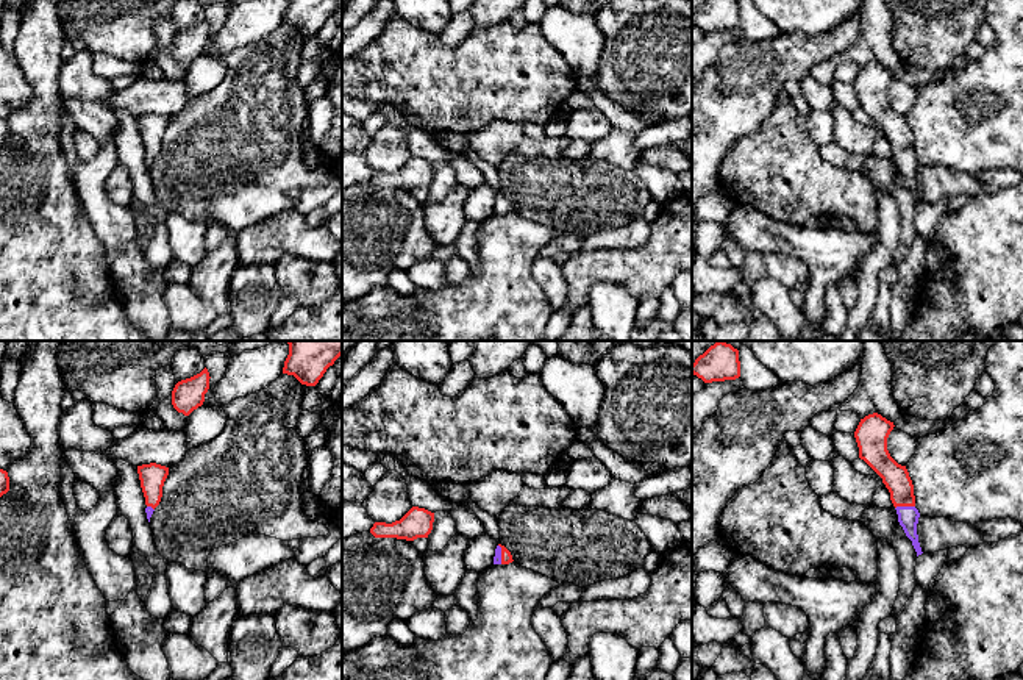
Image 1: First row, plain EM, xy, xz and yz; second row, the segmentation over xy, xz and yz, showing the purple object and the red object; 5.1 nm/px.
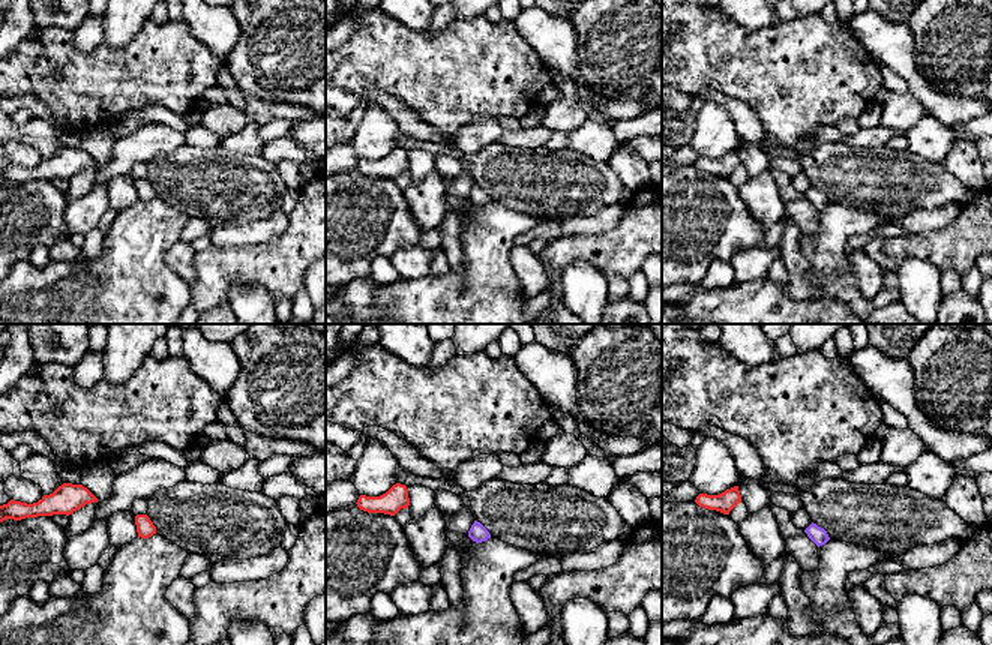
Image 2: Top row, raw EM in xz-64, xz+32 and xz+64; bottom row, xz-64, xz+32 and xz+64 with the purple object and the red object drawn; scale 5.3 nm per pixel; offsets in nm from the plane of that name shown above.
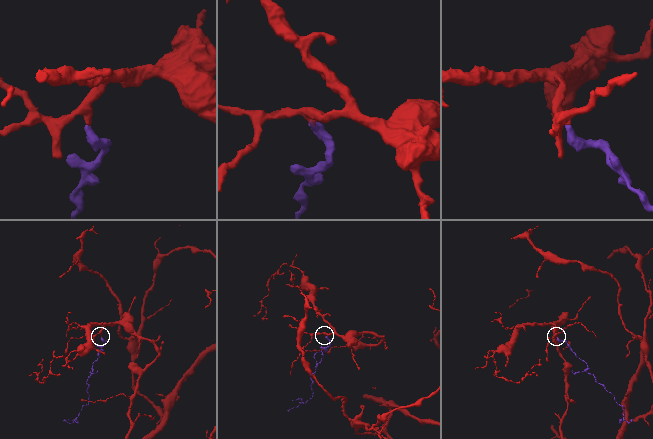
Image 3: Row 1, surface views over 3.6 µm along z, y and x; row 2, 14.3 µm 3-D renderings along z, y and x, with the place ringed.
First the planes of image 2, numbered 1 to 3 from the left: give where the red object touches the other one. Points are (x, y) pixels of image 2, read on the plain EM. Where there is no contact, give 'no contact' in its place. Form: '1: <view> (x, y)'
1: no contact
2: no contact
3: no contact

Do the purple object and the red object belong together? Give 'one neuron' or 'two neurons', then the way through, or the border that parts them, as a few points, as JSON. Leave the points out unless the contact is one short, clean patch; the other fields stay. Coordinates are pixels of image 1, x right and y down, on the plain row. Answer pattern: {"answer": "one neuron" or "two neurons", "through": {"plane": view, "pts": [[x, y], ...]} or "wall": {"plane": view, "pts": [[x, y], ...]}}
{"answer": "one neuron", "through": {"plane": "yz", "pts": [[908, 166], [905, 157], [901, 138], [895, 127]]}}

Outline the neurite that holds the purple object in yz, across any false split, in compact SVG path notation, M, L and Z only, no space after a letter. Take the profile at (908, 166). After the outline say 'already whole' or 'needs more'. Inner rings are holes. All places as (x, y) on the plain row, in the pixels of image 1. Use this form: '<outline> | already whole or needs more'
M873 63L861 69L854 88L859 97L859 108L882 128L889 139L898 172L912 191L918 206L923 202L917 184L920 163L915 158L914 134L906 116L898 114L887 100L887 88L893 77L893 72Z | needs more

